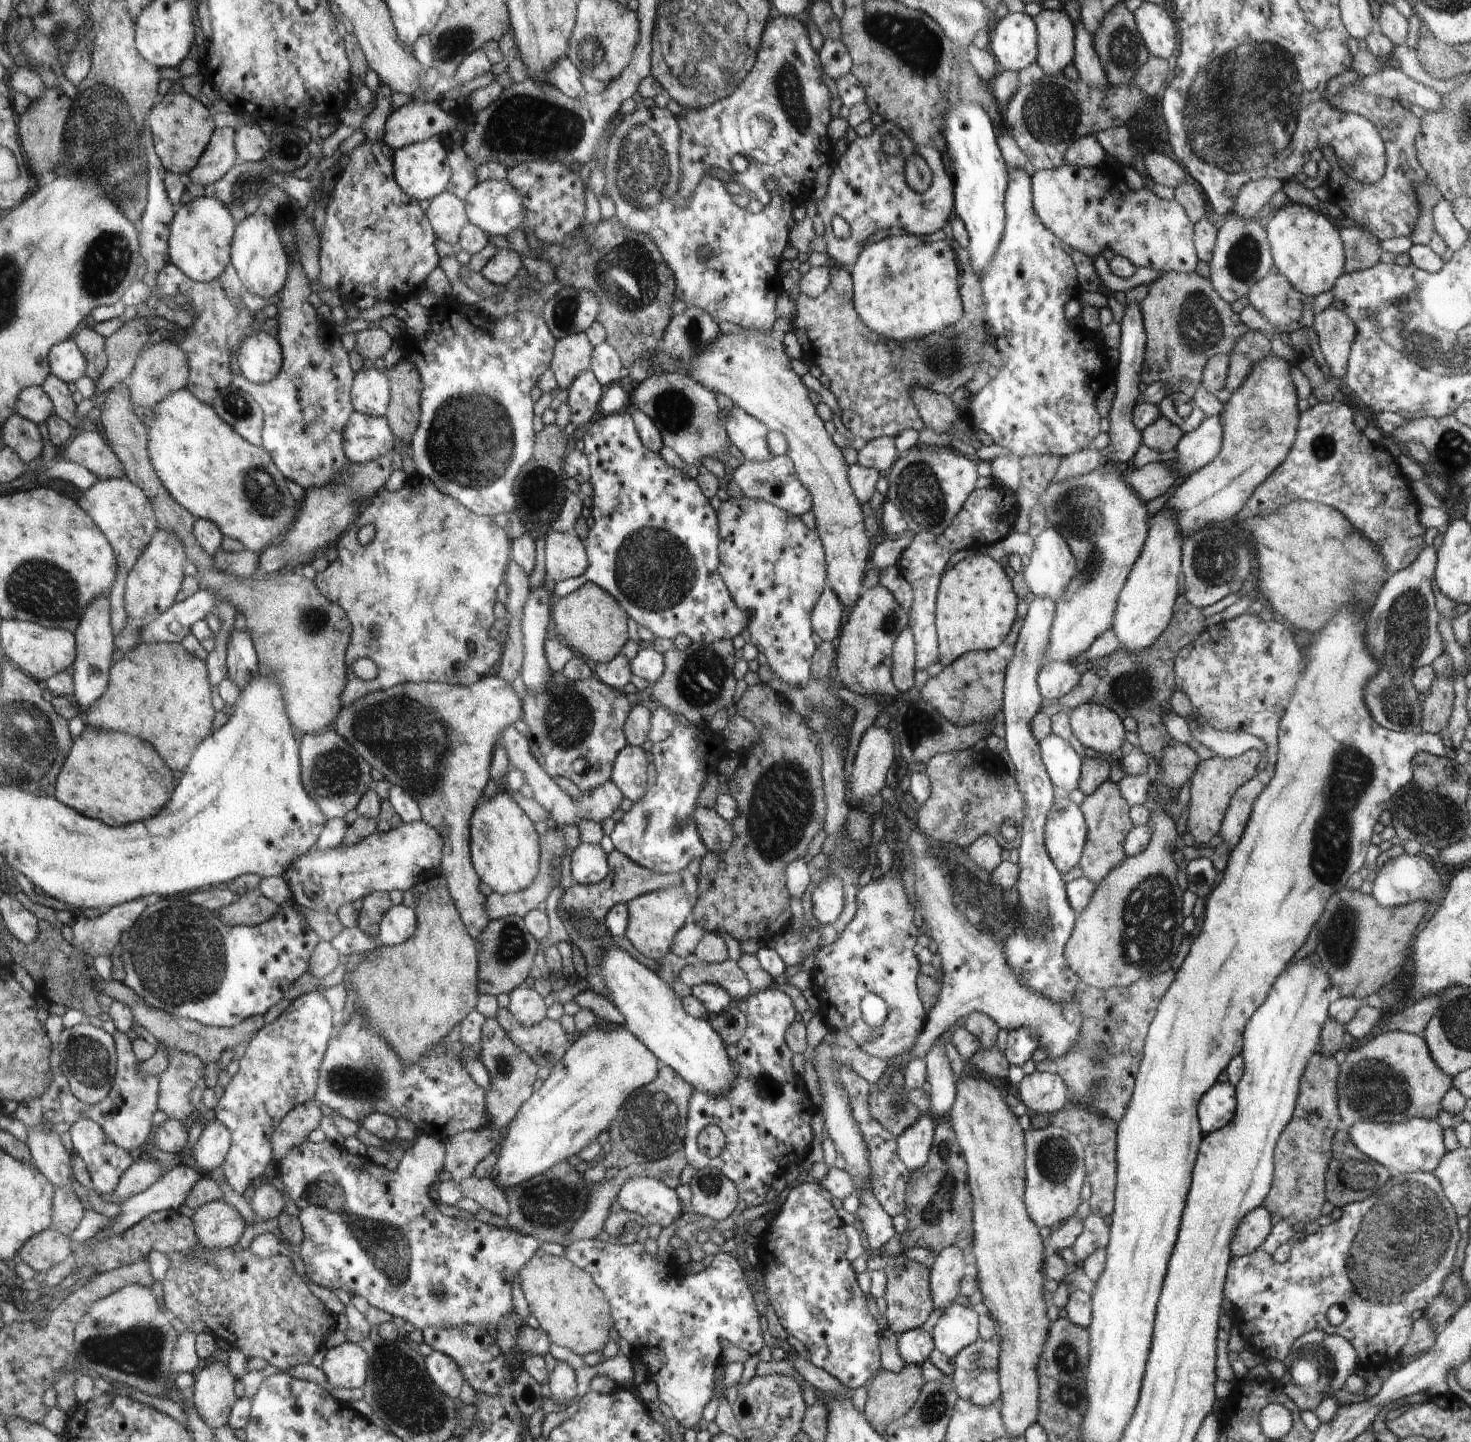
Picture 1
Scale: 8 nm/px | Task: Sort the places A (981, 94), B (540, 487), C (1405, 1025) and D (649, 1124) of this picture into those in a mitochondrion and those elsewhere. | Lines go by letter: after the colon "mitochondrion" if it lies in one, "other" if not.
A: other
B: mitochondrion
C: other
D: mitochondrion

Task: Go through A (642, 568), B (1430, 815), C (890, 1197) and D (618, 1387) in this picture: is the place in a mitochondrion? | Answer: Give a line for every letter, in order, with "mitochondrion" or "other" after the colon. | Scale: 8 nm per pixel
A: mitochondrion
B: mitochondrion
C: other
D: other

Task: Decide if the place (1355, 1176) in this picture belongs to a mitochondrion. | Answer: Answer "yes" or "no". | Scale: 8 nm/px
yes

